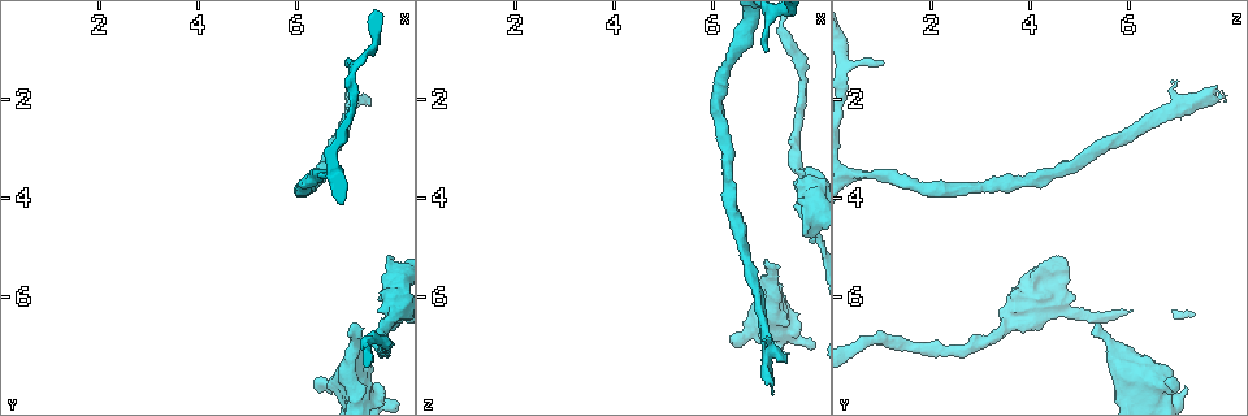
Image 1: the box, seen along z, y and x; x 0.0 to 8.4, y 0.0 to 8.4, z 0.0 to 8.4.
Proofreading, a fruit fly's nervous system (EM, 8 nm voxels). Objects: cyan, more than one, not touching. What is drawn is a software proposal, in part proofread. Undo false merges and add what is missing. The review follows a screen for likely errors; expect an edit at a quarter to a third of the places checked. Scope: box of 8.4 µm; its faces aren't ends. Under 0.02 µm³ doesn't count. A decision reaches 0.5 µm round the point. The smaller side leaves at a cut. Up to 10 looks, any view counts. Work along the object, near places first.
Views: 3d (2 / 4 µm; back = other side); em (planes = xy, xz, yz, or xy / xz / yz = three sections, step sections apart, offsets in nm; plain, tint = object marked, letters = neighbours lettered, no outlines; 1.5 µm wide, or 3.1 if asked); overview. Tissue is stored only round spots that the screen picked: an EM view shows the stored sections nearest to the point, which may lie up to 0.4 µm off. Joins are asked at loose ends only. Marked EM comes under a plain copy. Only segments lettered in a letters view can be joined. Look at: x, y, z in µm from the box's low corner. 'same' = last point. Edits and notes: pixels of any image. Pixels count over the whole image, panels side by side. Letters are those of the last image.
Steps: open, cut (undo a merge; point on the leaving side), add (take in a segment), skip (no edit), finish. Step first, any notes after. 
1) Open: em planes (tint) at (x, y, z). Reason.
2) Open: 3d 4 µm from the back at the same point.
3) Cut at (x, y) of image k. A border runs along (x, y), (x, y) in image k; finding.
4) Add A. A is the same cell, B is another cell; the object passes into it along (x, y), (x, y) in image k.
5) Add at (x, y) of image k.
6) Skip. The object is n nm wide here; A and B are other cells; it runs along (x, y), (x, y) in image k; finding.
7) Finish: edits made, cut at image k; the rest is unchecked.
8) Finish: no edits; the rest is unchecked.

Open: em planes (letters) at (6.40, 7.90, 6.85). Branch stops here.

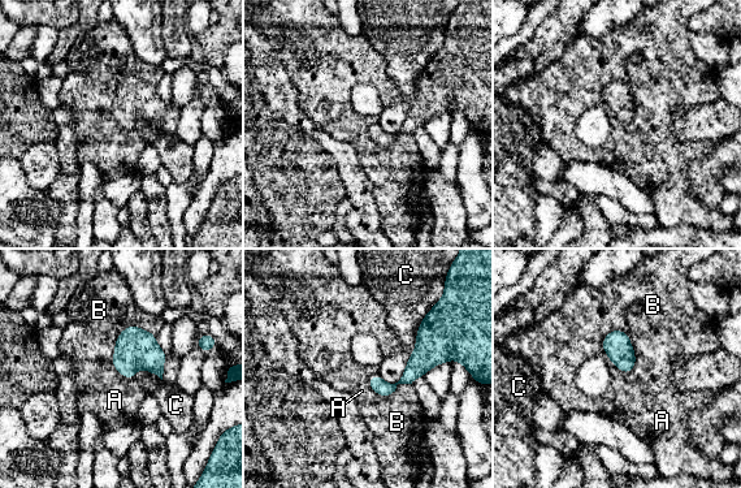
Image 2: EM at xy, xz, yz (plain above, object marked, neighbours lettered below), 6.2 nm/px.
Skip. A, B and C are other cells; a border runs along (116, 370), (124, 376), (133, 379) in image 2; no lettered segment goes on from it.

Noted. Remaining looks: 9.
Open: em xz step 4 (letters) at (7.05, 6.60, 5.30). Free end.

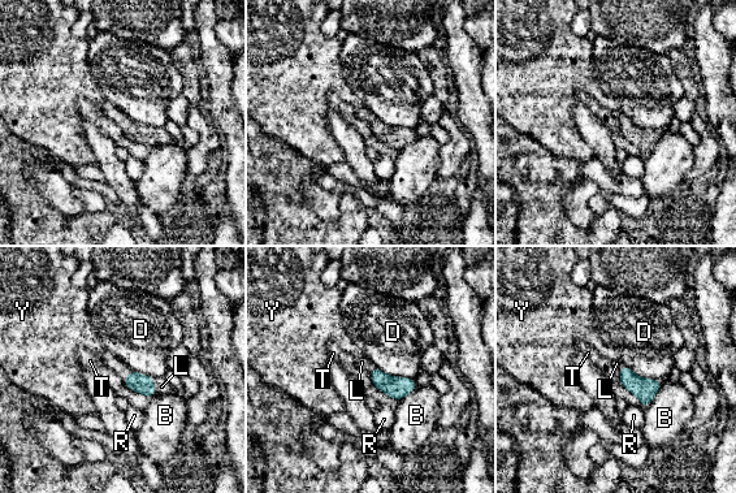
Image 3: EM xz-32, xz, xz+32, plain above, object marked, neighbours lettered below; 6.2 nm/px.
Add L. The longest contact is with D, 260 nm; L is the same cell, B, D, R, T and Y are other cells; the object passes into it along (143, 384), (154, 386), (161, 386) in image 3; it goes on there.

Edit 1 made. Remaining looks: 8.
Open: em xz step 4 (tint) at (7.90, 6.45, 3.65). Two arms at a narrow angle.

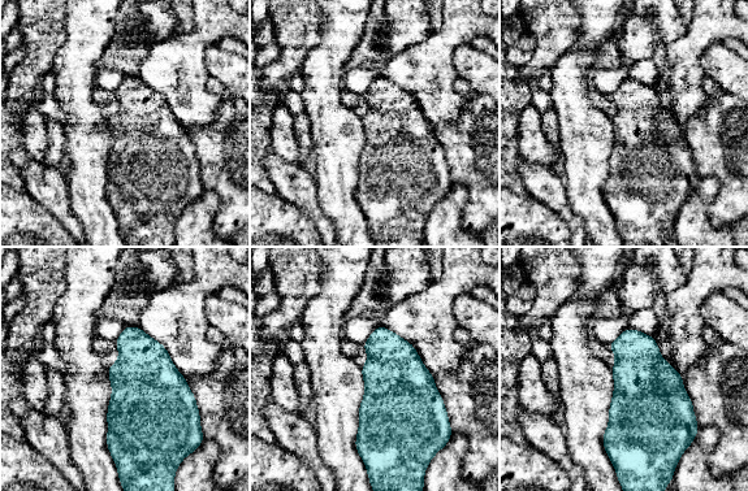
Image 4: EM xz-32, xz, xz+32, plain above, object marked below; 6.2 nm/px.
Open: em planes (letters) at the same point. Cut it another way.

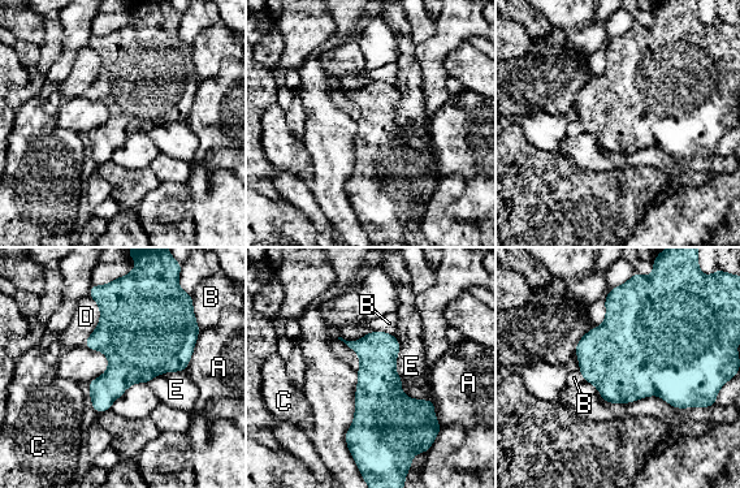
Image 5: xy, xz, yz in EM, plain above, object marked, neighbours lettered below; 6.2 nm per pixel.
Skip. The object is 300 nm wide here; A, B, C, D and E are other cells; a border runs along (394, 336), (401, 391), (440, 424) in image 5; all the same cell.

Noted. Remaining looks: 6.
Open: em planes (letters) at (7.10, 1.25, 1.05). Free end.

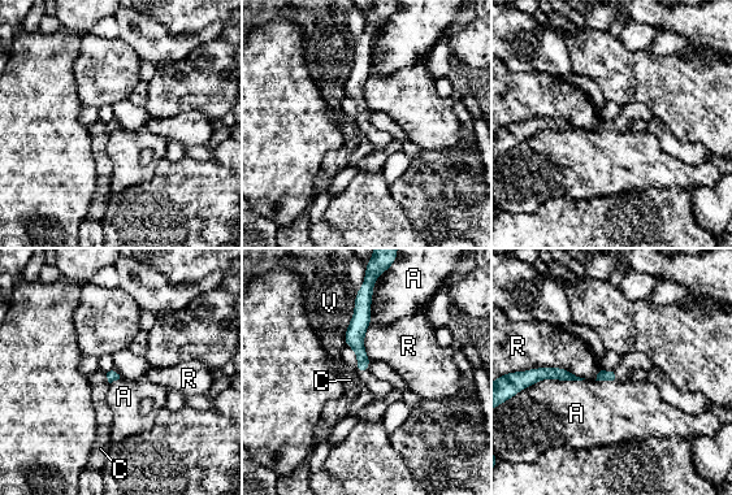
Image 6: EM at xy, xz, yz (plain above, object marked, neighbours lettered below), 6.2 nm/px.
Skip. A, C, R and V are other cells; none of them fits.

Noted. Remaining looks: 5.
Finish: edits made, add at image 3; the rest is unchecked.

